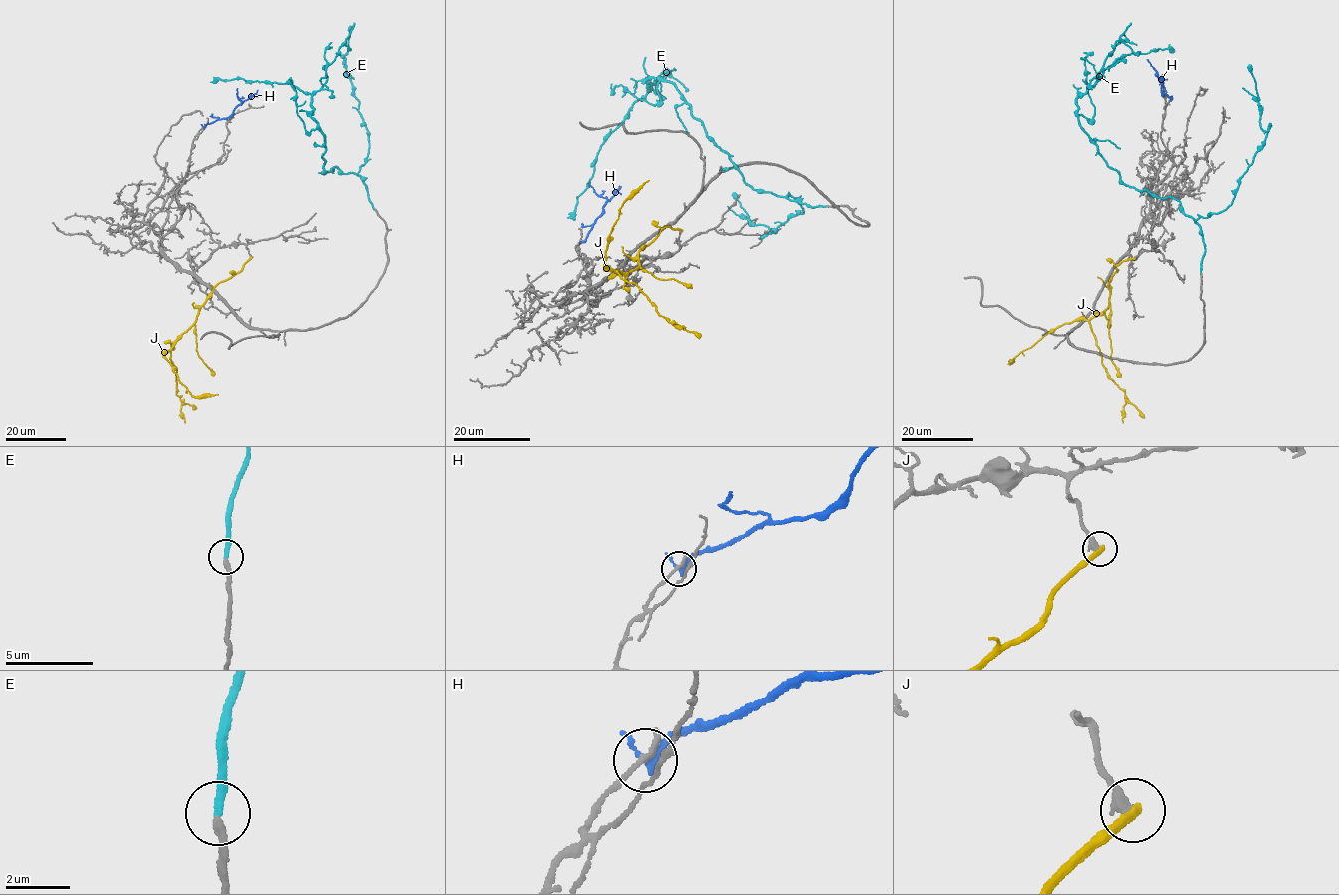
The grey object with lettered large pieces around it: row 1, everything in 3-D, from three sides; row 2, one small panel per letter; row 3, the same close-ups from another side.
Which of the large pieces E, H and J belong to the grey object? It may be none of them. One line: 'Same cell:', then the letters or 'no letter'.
Same cell: E

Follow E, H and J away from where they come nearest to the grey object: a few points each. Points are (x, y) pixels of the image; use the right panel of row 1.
E: (1200, 272), (1199, 225), (1180, 203), (1120, 180), (1078, 114), (1076, 101), (1104, 69), (1129, 54), (1169, 49)
H: (1170, 99), (1162, 94), (1157, 72), (1147, 59)
J: (1134, 258), (1114, 266), (1117, 270), (1108, 284), (1109, 303), (1102, 312), (1052, 329), (1008, 364)

